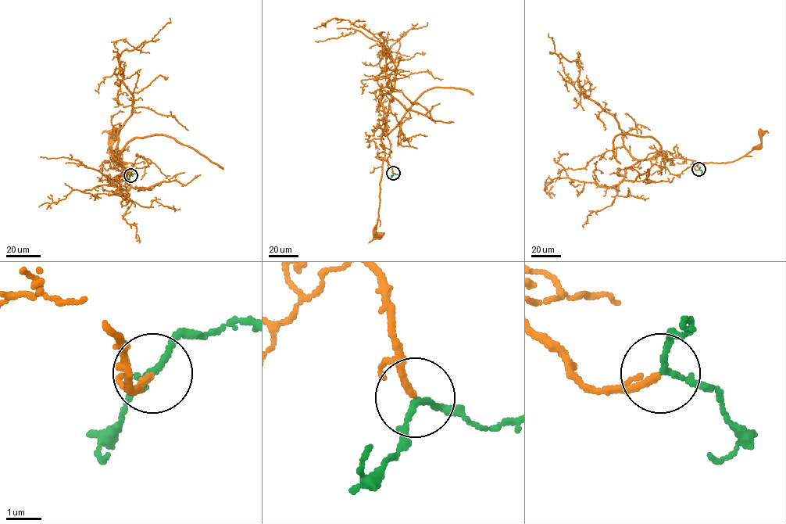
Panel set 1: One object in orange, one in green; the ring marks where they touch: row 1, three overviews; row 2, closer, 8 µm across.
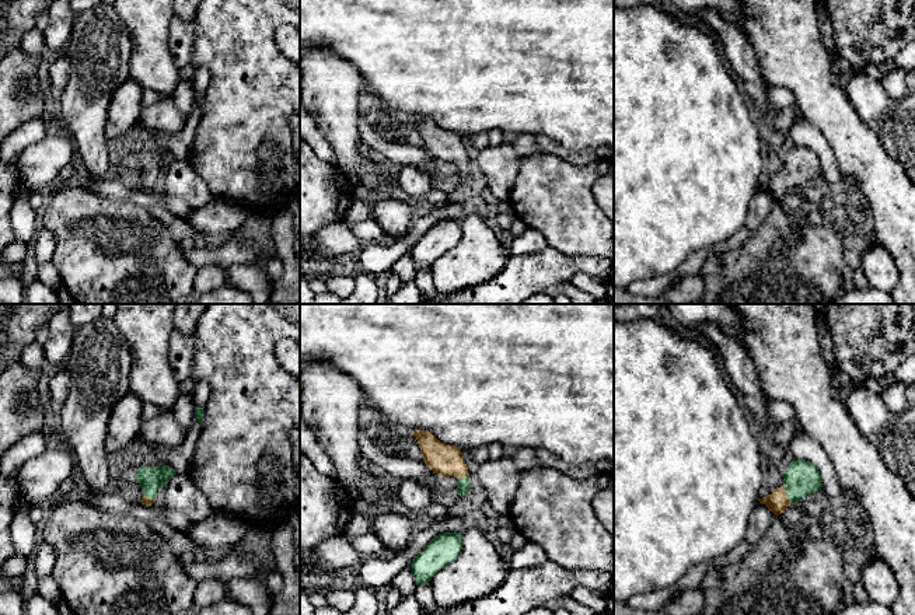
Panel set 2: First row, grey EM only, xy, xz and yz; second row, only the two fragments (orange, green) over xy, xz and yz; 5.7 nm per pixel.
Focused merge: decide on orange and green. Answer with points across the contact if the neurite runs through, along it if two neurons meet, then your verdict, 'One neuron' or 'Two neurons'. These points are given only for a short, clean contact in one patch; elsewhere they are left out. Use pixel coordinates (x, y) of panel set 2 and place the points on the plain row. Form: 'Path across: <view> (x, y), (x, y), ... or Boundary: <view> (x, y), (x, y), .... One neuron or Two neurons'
Path across: yz (776, 188), (785, 181), (802, 164). One neuron

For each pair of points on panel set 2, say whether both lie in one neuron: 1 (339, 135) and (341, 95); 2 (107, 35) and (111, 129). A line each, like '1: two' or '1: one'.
1: one
2: two

